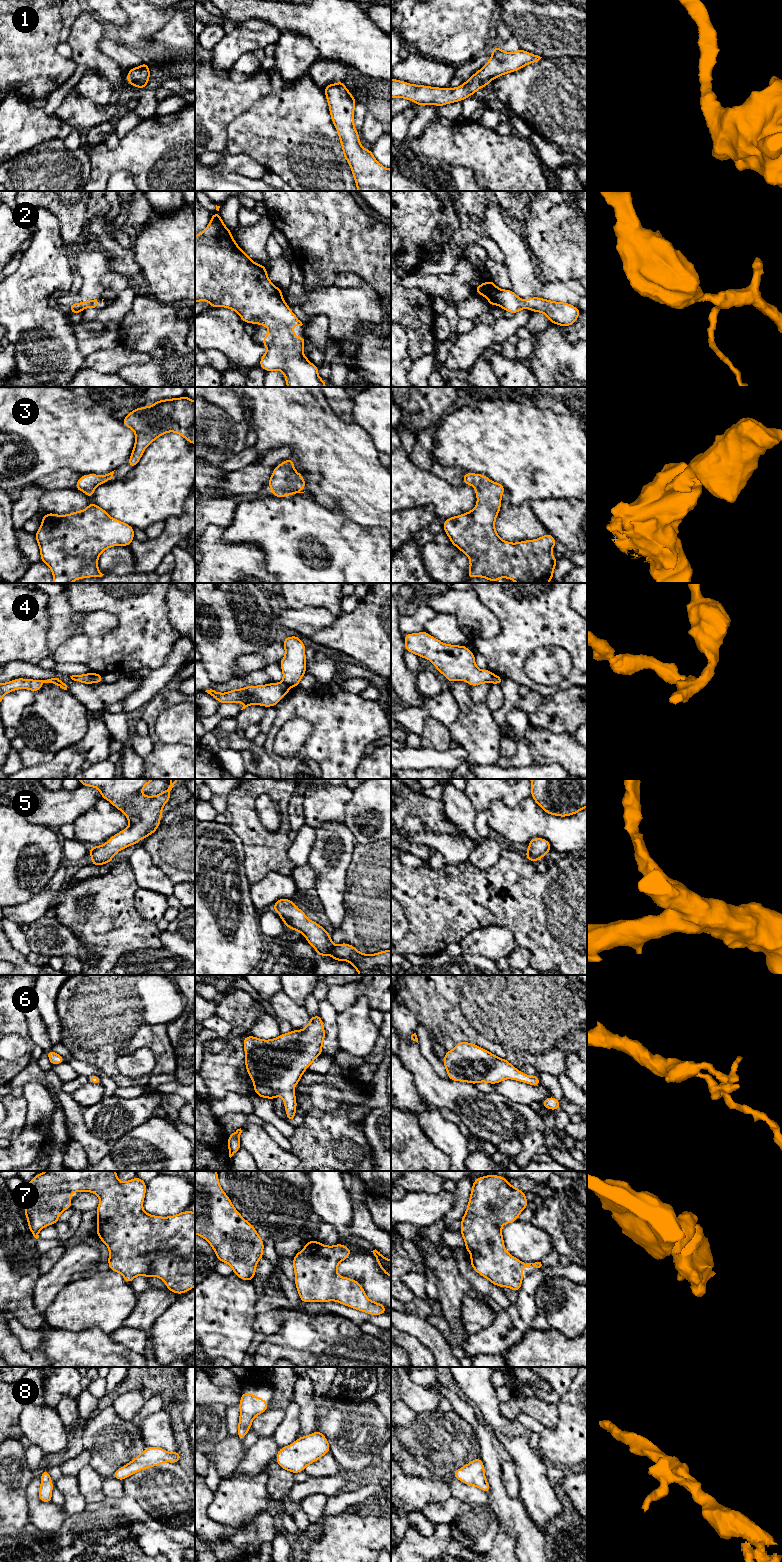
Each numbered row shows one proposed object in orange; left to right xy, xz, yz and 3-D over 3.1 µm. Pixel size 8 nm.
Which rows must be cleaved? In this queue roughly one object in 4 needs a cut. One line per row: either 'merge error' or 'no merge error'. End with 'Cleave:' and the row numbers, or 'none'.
1: no merge error
2: no merge error
3: no merge error
4: merge error
5: no merge error
6: no merge error
7: no merge error
8: no merge error
Cleave: 4

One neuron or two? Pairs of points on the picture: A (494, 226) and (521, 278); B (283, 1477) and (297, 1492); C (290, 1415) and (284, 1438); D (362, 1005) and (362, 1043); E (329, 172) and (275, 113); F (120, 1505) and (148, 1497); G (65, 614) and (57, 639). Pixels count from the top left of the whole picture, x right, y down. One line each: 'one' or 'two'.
A: one
B: two
C: one
D: one
E: one
F: two
G: one

